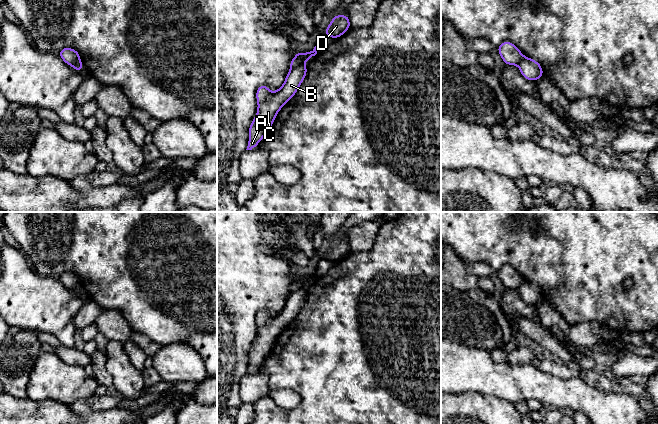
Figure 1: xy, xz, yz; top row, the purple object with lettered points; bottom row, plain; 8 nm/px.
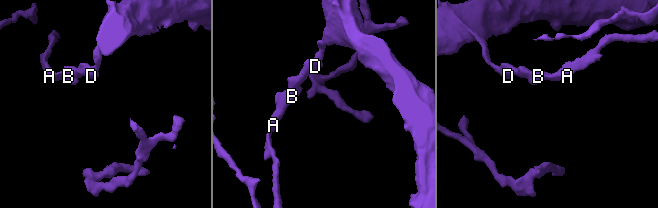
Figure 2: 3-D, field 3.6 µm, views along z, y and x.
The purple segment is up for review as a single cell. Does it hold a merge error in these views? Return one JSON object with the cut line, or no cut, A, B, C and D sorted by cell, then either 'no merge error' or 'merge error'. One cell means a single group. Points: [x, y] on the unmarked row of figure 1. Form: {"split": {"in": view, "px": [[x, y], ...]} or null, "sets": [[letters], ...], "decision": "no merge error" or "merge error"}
{"split": {"in": "xz", "px": [[303, 288], [290, 293]]}, "sets": [["A", "B", "C"], ["D"]], "decision": "merge error"}

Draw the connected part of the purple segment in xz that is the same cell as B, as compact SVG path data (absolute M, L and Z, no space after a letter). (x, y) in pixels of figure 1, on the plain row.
M301 289L290 293L284 308L275 316L266 309L256 315L258 336L249 351L249 365L246 374L254 373L271 352L280 333L291 324L302 308L307 297L307 290Z

